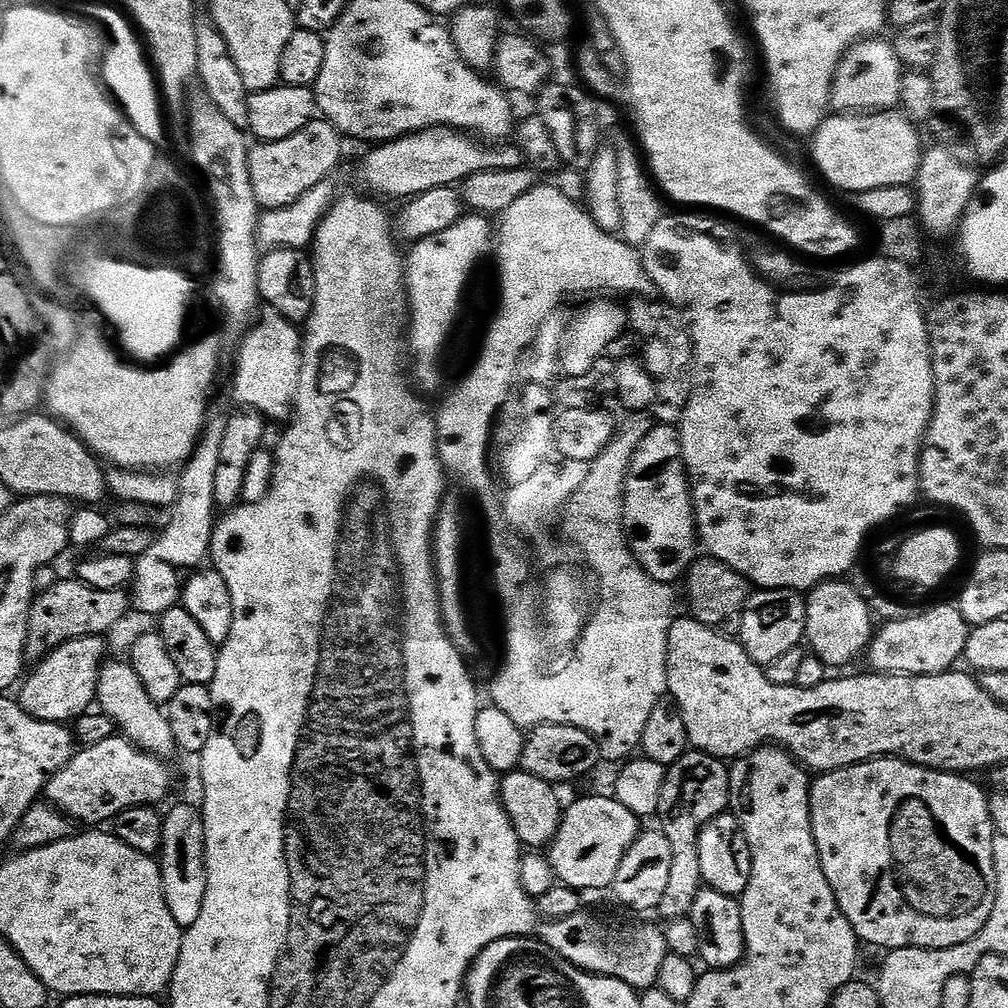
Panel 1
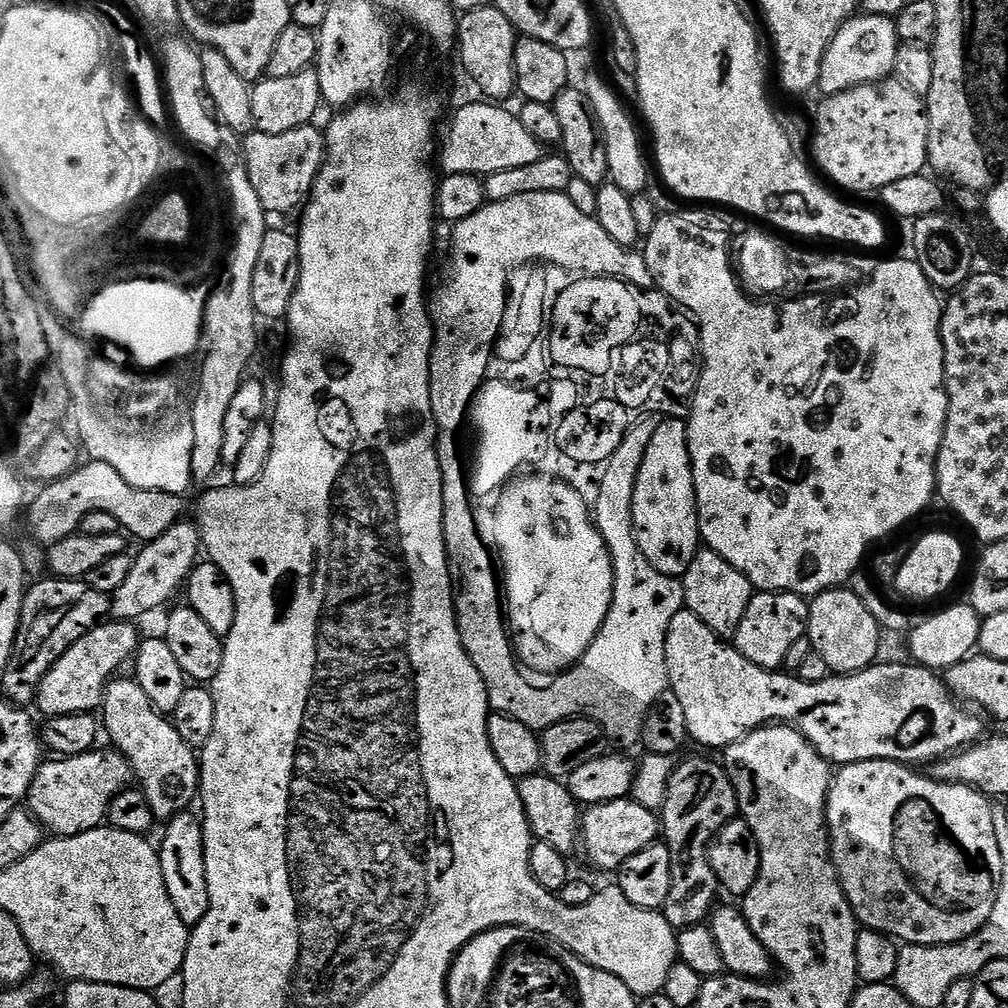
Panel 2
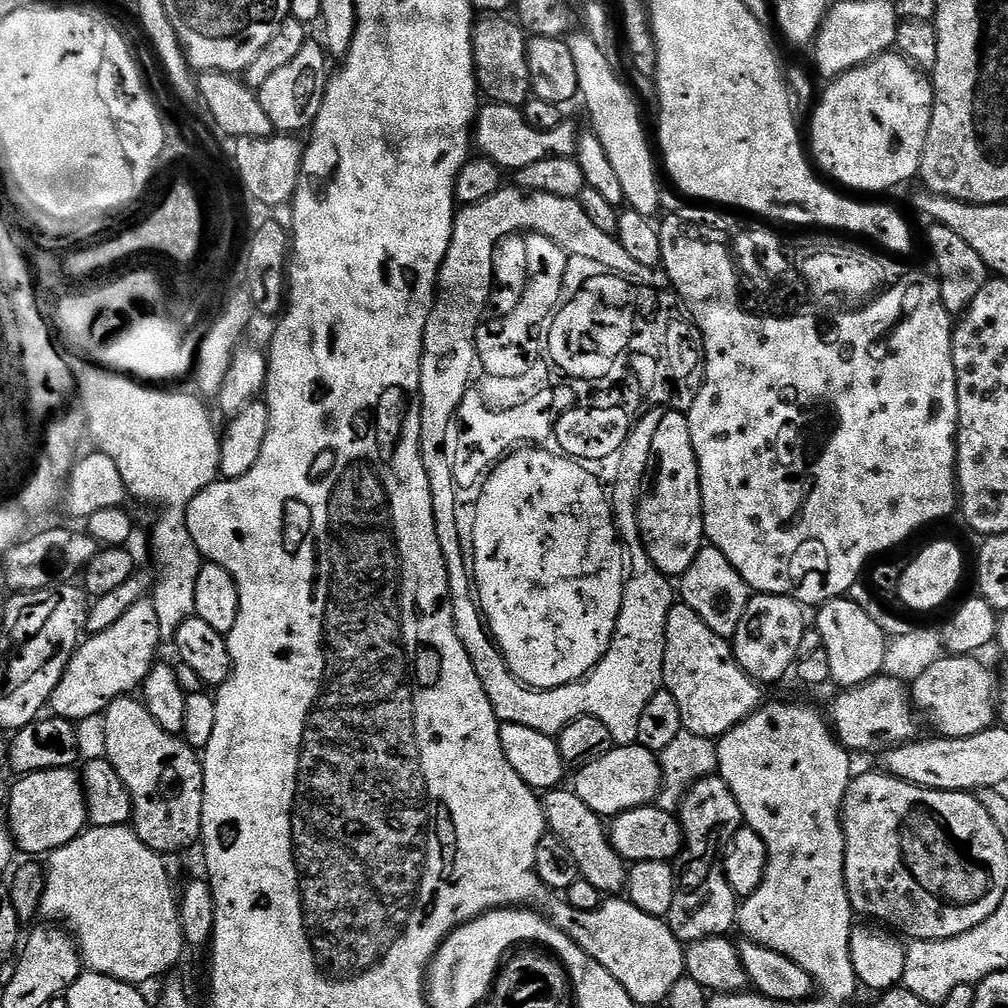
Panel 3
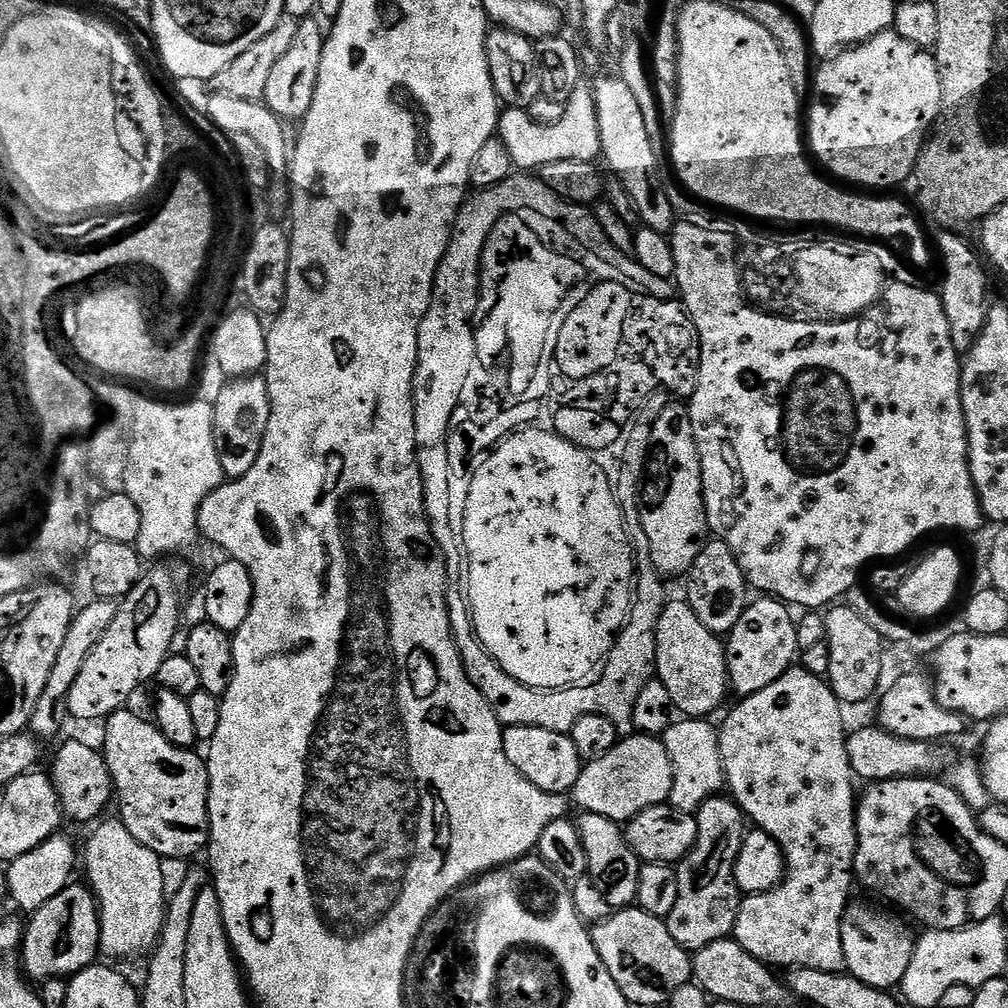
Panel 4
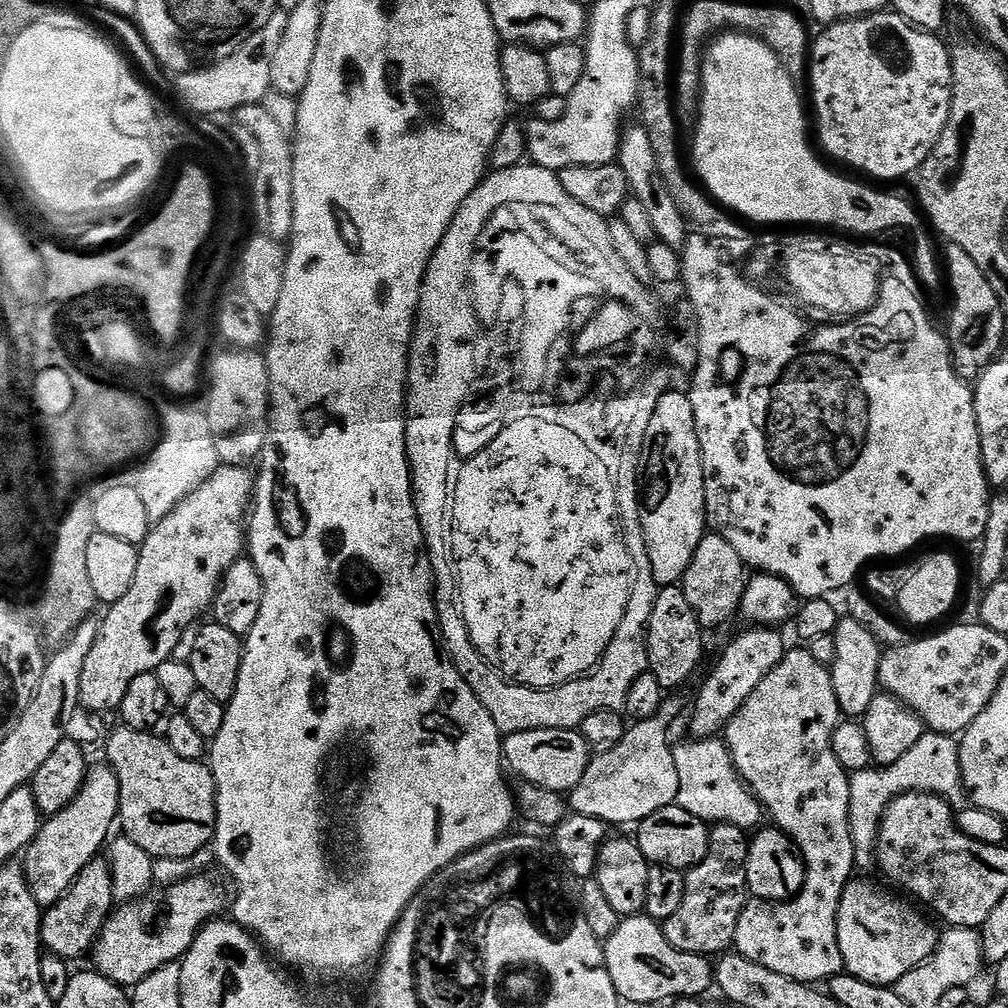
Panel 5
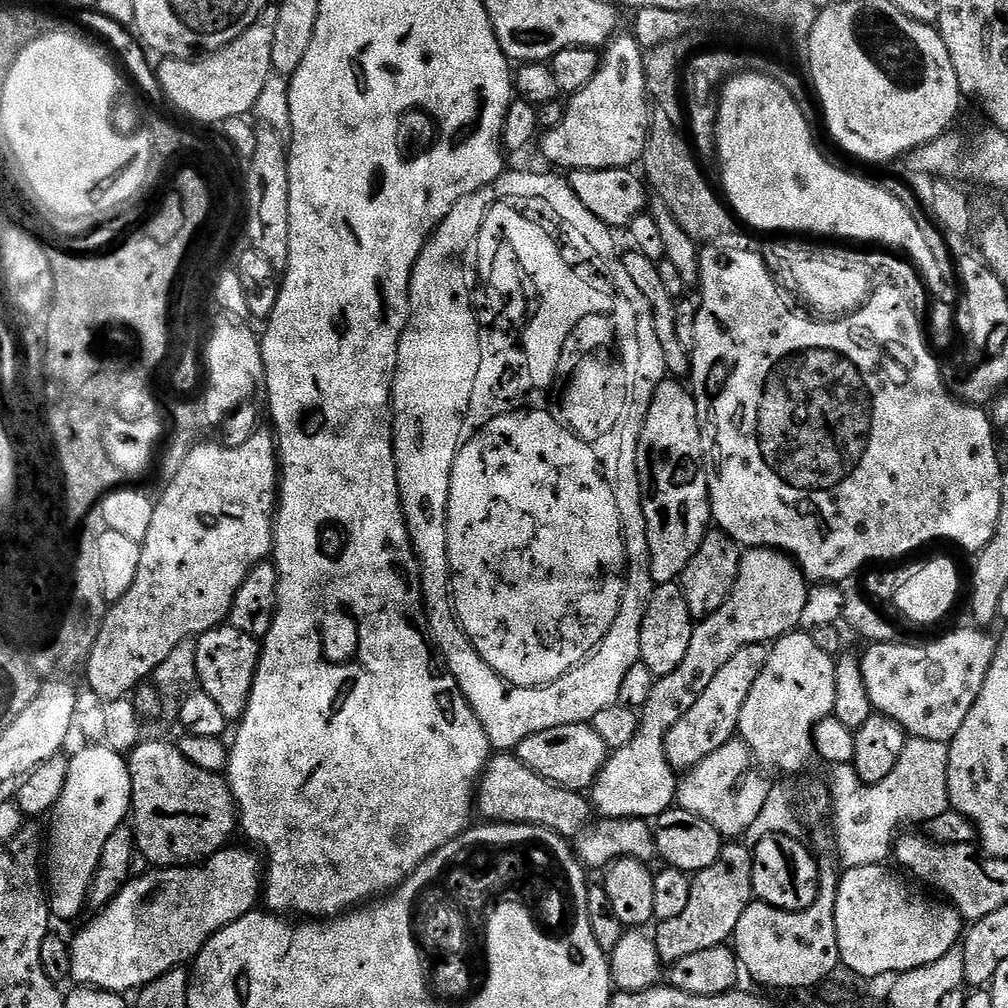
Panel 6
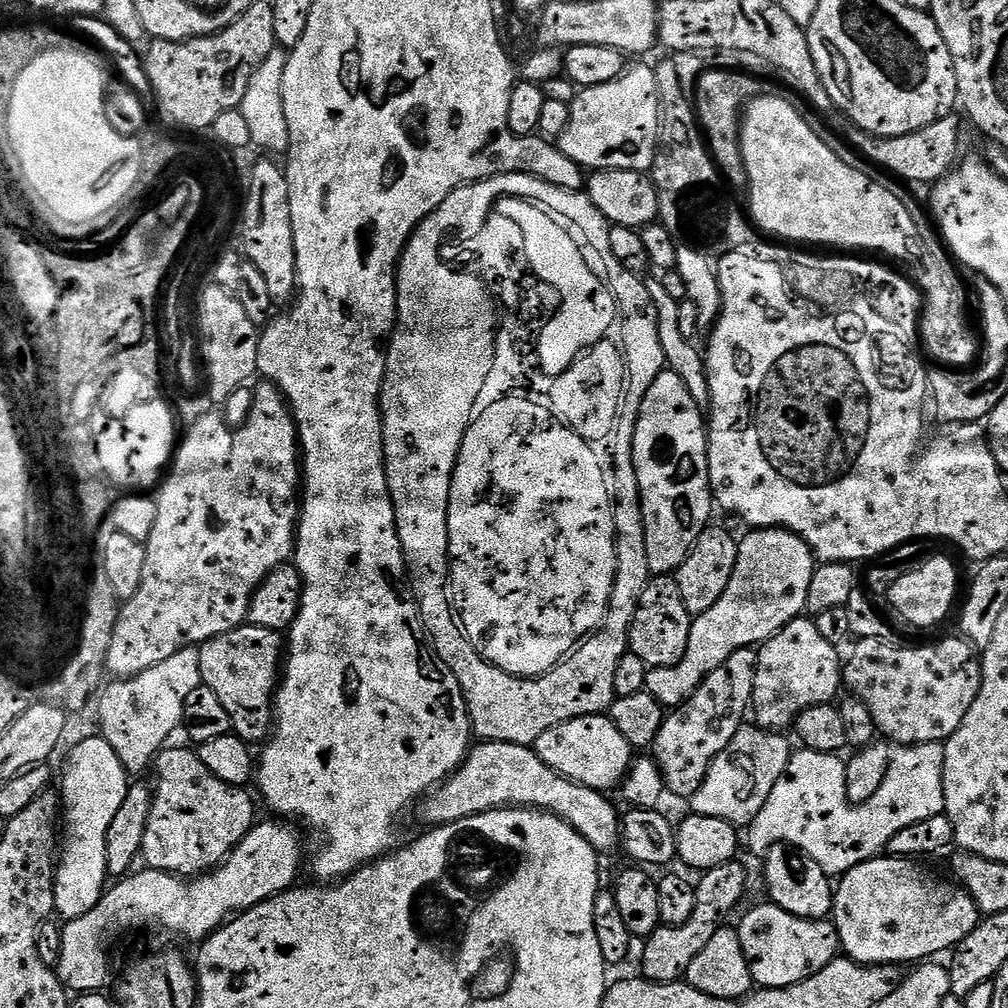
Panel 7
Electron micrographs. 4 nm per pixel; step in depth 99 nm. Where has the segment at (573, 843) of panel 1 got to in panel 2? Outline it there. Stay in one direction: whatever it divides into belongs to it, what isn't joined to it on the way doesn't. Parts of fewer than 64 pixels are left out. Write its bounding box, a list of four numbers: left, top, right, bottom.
[578,798,662,873]

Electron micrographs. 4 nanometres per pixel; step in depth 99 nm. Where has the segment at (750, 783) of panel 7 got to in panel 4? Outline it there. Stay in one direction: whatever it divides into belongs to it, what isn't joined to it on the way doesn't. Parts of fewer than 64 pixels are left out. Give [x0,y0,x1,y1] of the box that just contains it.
[662,718,726,813]

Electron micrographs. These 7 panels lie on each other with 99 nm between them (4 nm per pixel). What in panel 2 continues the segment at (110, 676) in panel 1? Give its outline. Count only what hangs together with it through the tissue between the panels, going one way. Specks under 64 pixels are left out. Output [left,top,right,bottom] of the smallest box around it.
[102,678,200,822]

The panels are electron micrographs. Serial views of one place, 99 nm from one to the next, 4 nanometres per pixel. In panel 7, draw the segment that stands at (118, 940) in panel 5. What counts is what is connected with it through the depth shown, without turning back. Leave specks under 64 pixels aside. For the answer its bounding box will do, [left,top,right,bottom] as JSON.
[55,818,306,994]

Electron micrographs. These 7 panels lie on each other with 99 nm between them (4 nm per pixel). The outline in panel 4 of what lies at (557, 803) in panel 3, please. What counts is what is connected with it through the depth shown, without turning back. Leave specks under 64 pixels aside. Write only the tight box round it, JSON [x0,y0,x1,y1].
[578,812,640,910]

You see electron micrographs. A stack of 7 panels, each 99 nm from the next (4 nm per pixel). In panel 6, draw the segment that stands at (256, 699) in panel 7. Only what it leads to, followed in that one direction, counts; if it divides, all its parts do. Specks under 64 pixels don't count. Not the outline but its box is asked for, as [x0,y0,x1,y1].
[196,626,261,722]

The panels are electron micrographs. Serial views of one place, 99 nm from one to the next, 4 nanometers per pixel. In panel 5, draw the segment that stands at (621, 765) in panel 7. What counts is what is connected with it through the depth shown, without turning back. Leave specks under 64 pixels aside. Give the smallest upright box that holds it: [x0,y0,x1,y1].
[502,728,594,794]

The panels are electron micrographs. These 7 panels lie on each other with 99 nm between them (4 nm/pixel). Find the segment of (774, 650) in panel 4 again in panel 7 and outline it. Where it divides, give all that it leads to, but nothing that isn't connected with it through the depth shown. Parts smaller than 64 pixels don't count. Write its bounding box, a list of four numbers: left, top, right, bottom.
[650,647,757,797]

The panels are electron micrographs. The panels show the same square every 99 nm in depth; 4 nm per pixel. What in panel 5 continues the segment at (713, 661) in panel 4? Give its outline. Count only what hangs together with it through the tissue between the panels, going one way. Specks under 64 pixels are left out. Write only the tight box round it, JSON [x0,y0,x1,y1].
[648,587,706,690]

